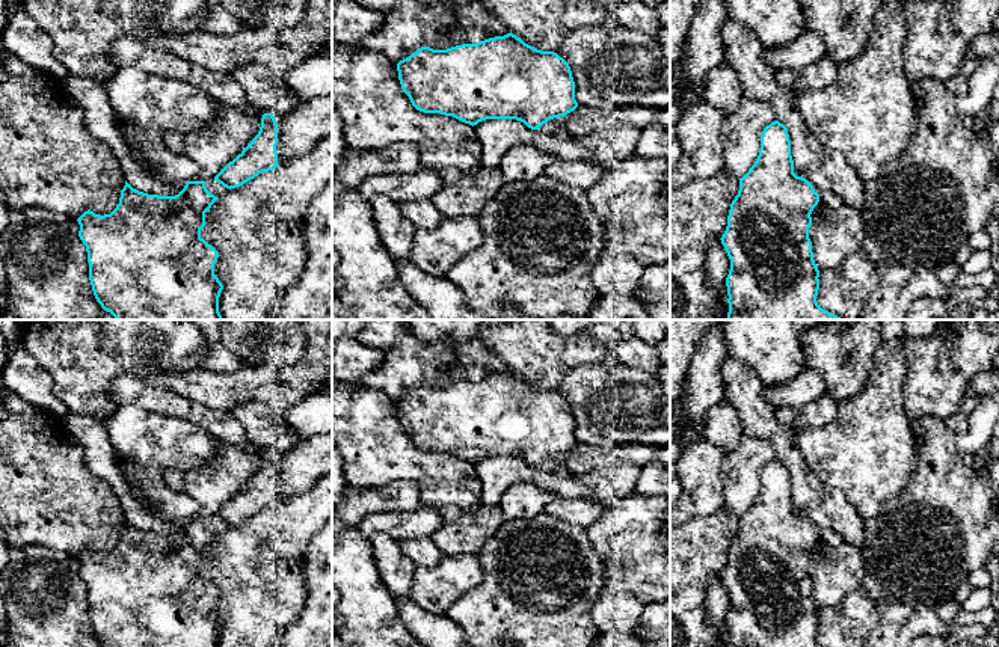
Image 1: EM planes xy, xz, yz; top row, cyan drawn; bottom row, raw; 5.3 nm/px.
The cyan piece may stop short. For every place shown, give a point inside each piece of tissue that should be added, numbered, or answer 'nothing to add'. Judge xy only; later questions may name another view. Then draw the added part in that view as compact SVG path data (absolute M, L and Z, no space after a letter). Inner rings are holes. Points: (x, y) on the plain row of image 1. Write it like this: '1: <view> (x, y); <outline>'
1: xy (298, 471); M332 433L300 440L290 452L273 454L278 461L278 502L284 502L332 474Z
2: xy (216, 527); M214 516L205 517L205 525L211 532L214 532L217 535L222 535L223 532L226 532L229 529L229 526L219 522Z

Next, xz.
1: xz (553, 463); M563 454L549 457L546 461L539 465L537 469L545 472L545 474L555 472L560 468L560 465L563 463L563 460L564 460Z

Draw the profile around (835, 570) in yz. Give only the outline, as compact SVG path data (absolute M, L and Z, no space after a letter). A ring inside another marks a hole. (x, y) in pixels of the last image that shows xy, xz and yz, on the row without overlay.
M818 540L810 555L809 576L819 609L835 608L848 593L862 587L865 567L860 549Z

